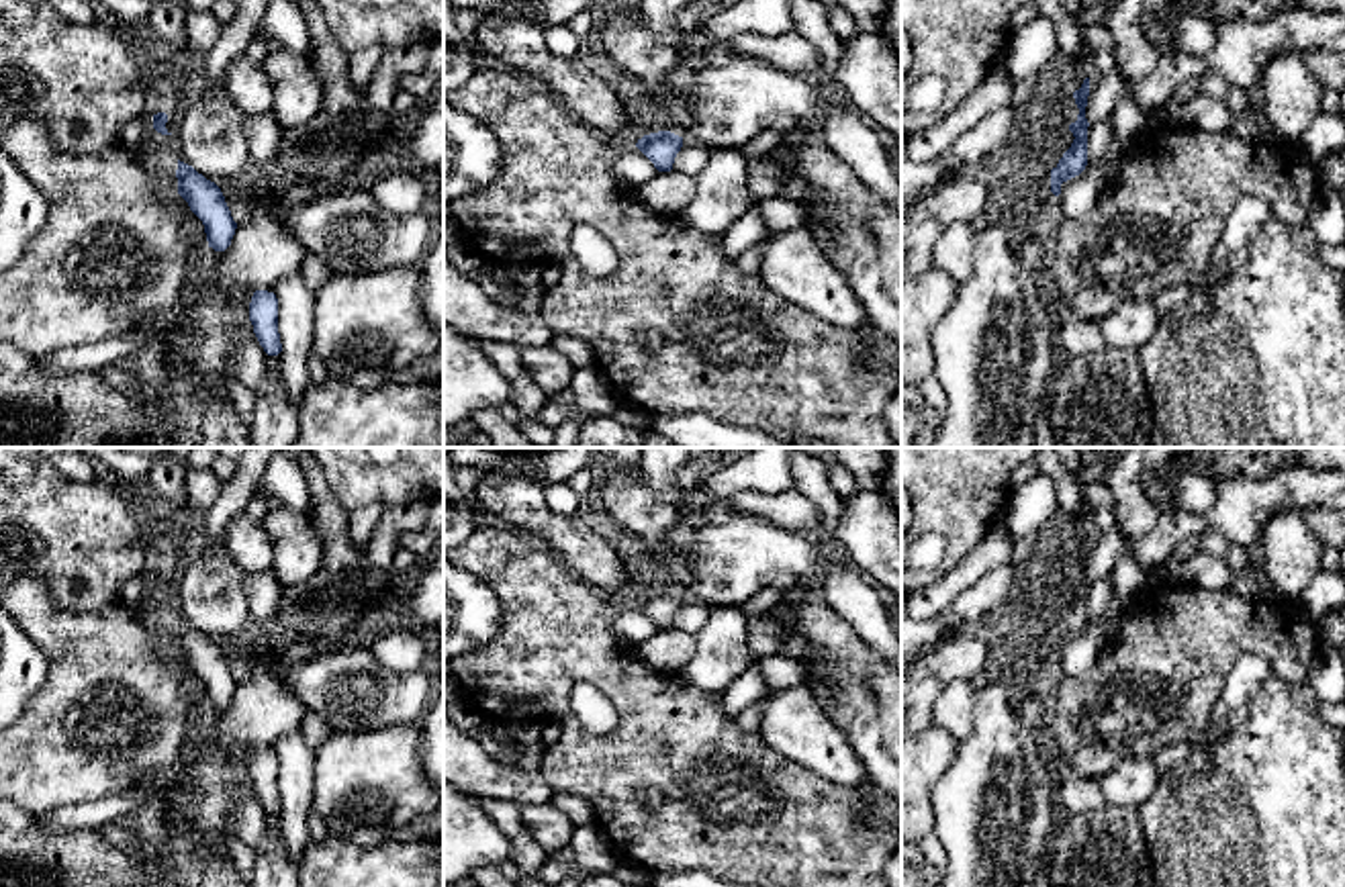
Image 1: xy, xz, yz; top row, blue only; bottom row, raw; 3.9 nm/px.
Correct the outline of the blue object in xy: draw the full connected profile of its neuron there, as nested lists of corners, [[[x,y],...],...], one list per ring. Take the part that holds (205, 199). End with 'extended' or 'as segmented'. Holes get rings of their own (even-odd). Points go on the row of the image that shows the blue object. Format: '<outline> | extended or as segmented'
[[[180,159],[176,178],[178,194],[204,225],[208,247],[225,251],[231,245],[237,223],[231,217],[221,188]]] | as segmented

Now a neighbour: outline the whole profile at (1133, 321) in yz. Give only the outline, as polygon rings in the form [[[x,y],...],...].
[[[1128,296],[1100,321],[1106,345],[1120,349],[1143,347],[1157,331],[1161,315],[1153,300]]]

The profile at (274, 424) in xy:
[[[282,354],[268,356],[268,386],[256,394],[249,421],[251,448],[288,448],[298,433],[298,419],[284,386]]]

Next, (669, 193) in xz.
[[[658,172],[638,188],[640,200],[656,213],[679,215],[695,196],[695,176]]]

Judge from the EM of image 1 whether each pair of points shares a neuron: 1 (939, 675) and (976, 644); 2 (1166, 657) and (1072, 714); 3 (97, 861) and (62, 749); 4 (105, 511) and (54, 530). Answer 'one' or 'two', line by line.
1: one
2: one
3: two
4: one

